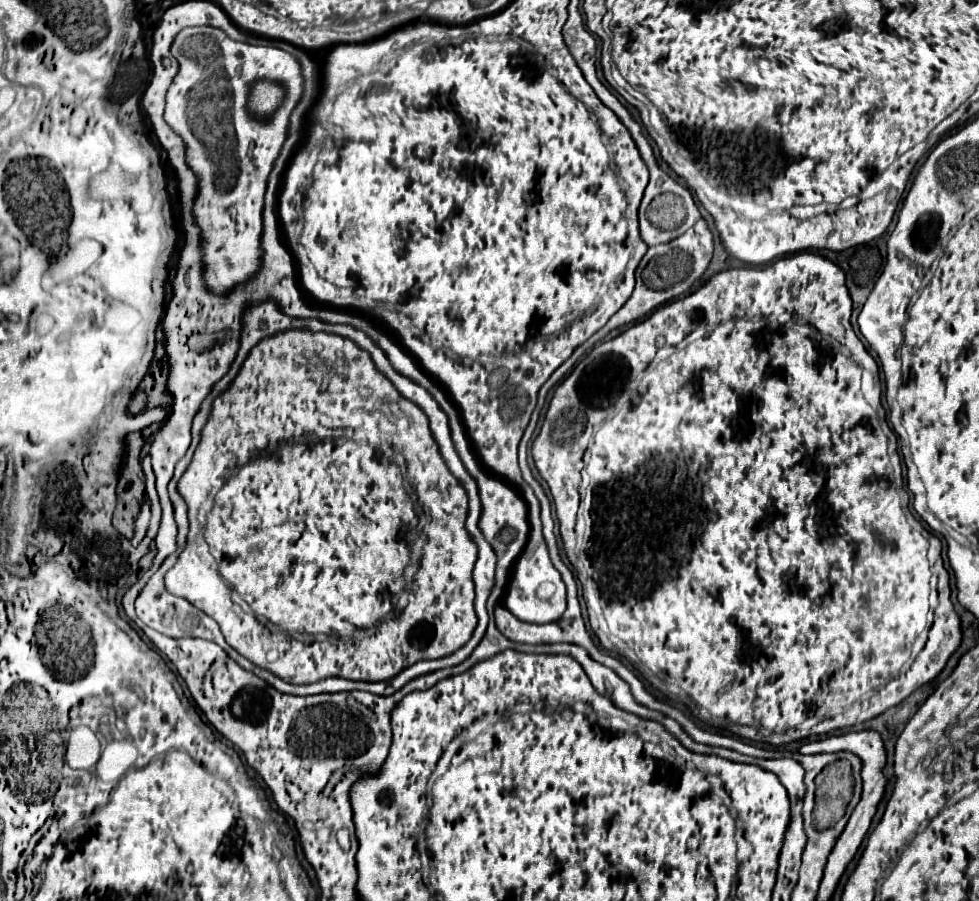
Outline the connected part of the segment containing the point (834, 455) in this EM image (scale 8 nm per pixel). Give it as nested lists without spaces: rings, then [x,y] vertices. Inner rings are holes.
[[[799,253],[799,255],[793,255],[793,257],[783,257],[783,259],[779,259],[779,261],[771,263],[771,265],[765,265],[765,267],[741,267],[741,269],[721,271],[721,273],[713,275],[707,283],[703,283],[697,291],[693,291],[693,293],[689,293],[689,295],[685,295],[685,297],[681,297],[681,299],[677,299],[673,303],[667,303],[667,305],[659,307],[651,317],[647,317],[641,323],[635,323],[631,329],[627,329],[619,337],[615,337],[611,341],[605,341],[605,343],[599,343],[597,347],[593,347],[591,353],[583,361],[579,361],[575,365],[575,369],[571,371],[571,375],[555,389],[553,399],[551,399],[549,409],[547,409],[547,415],[545,415],[545,423],[541,427],[541,433],[533,441],[533,449],[531,449],[535,467],[539,469],[541,477],[549,483],[549,489],[551,489],[551,495],[553,495],[553,503],[557,507],[561,539],[563,539],[563,545],[565,545],[565,551],[567,551],[571,563],[573,563],[573,545],[575,545],[575,553],[577,553],[579,565],[581,565],[581,567],[577,565],[575,571],[577,571],[577,577],[579,577],[579,581],[583,585],[583,597],[585,605],[587,605],[587,615],[589,615],[591,629],[597,635],[603,649],[607,649],[607,651],[625,658],[627,662],[631,663],[634,670],[653,688],[663,693],[666,699],[677,701],[672,703],[685,705],[691,714],[700,719],[702,723],[713,728],[731,731],[731,733],[739,735],[742,739],[761,741],[761,743],[769,743],[769,745],[775,745],[775,747],[787,745],[787,743],[793,743],[793,741],[799,741],[799,739],[807,739],[811,735],[823,735],[823,733],[831,733],[831,731],[837,731],[837,729],[853,727],[857,723],[865,723],[865,721],[869,721],[869,719],[885,713],[887,709],[899,705],[905,697],[909,697],[917,687],[921,687],[923,683],[929,683],[931,679],[935,679],[939,675],[939,671],[945,667],[945,663],[951,657],[951,653],[961,643],[961,623],[959,623],[959,617],[957,617],[957,613],[955,613],[955,609],[951,605],[951,599],[949,599],[949,595],[951,595],[951,591],[949,591],[949,575],[945,571],[940,556],[927,556],[929,537],[931,535],[927,531],[923,533],[921,522],[919,524],[917,518],[912,515],[908,508],[910,498],[903,480],[902,460],[898,451],[898,441],[888,423],[886,411],[883,411],[881,404],[881,385],[879,385],[877,363],[867,353],[867,349],[863,347],[863,343],[859,341],[859,337],[855,335],[849,319],[851,319],[851,297],[849,297],[847,287],[845,287],[845,273],[841,271],[841,267],[837,267],[835,263],[831,263],[825,257],[819,257],[819,255],[813,255],[813,253]],[[823,333],[835,337],[839,341],[839,345],[833,339],[825,337]],[[861,371],[863,371],[863,381],[865,381],[863,383],[863,391],[865,391],[865,397],[867,397],[869,403],[865,401],[865,397],[861,393]],[[783,383],[795,383],[795,385],[787,385],[787,387],[797,387],[797,389],[795,391],[787,391]],[[932,578],[939,579],[939,583],[932,583]]]

